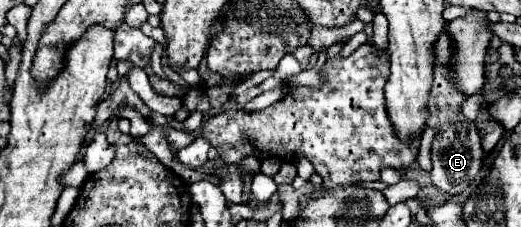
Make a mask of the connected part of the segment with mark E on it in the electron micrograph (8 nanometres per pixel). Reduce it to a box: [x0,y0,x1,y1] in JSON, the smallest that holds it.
[428,32,482,196]

